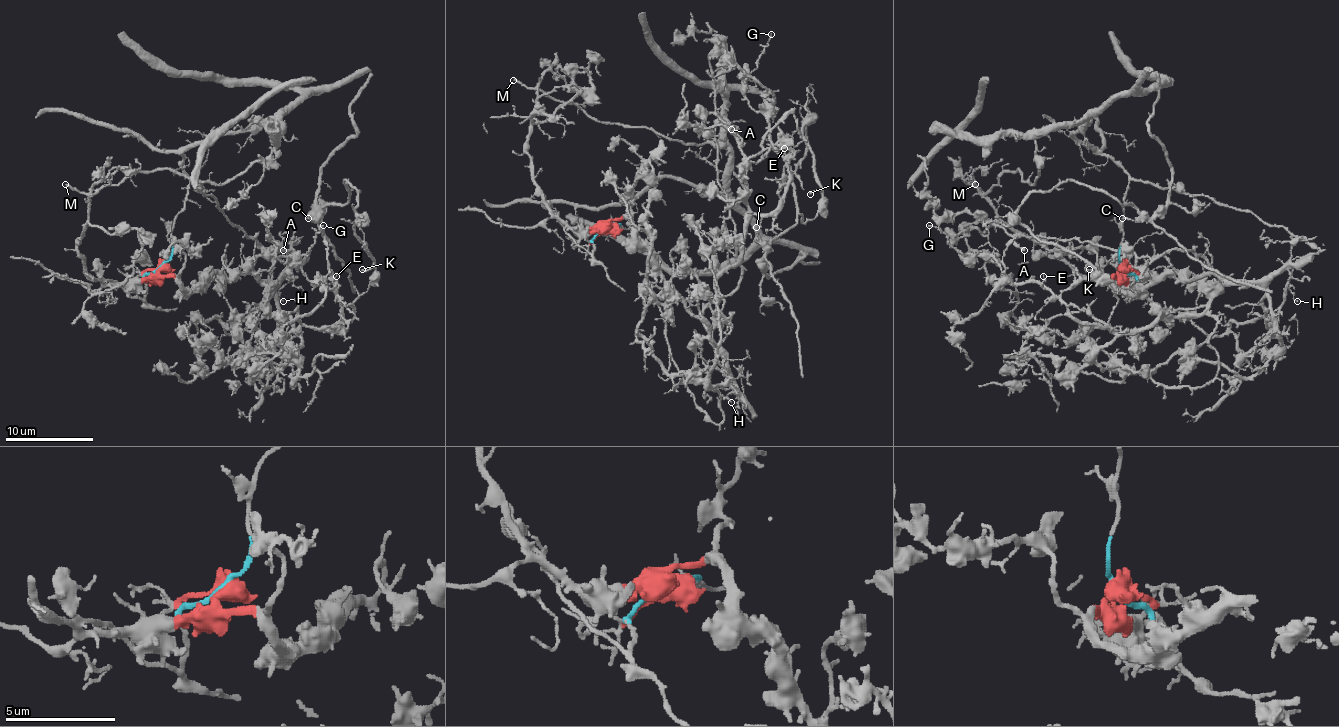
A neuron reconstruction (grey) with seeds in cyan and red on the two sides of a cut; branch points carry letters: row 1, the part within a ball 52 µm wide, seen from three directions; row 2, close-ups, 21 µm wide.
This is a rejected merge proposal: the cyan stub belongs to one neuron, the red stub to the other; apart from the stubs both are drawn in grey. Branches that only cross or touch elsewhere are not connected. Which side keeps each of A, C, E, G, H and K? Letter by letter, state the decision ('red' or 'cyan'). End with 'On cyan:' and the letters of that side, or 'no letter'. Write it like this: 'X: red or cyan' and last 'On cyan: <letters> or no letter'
A: red
C: cyan
E: red
G: red
H: red
K: cyan
On cyan: C, K

